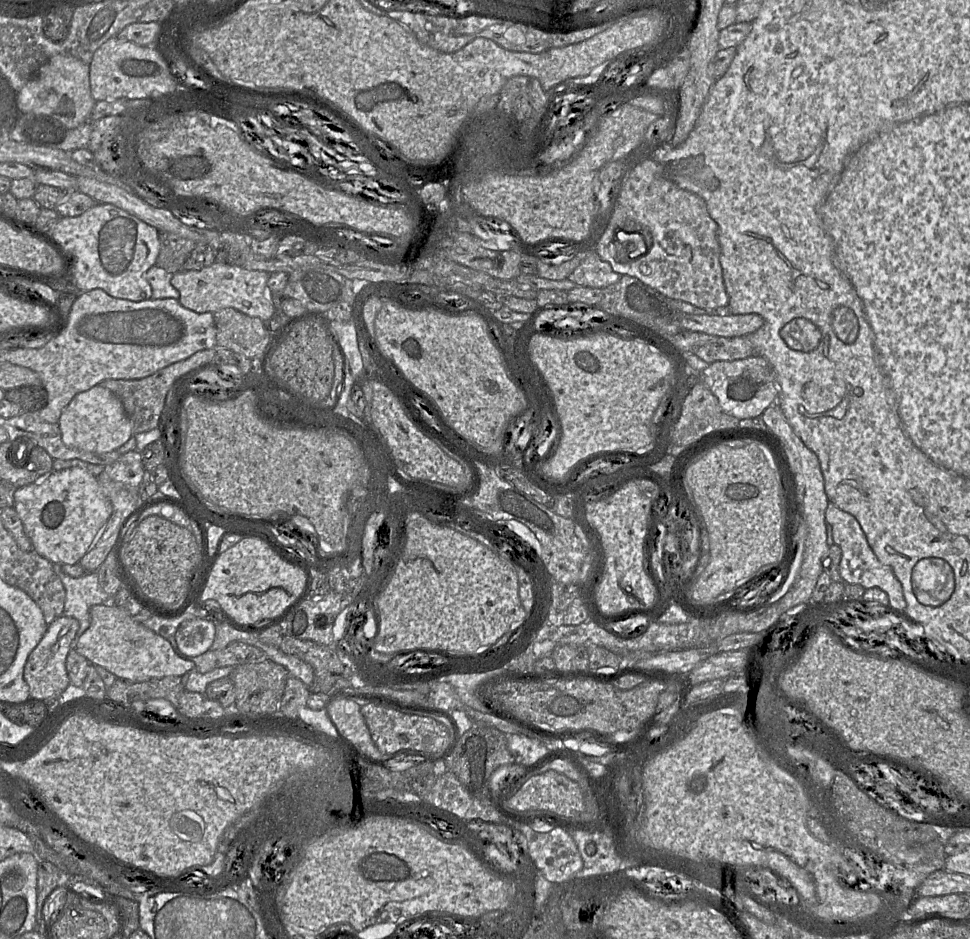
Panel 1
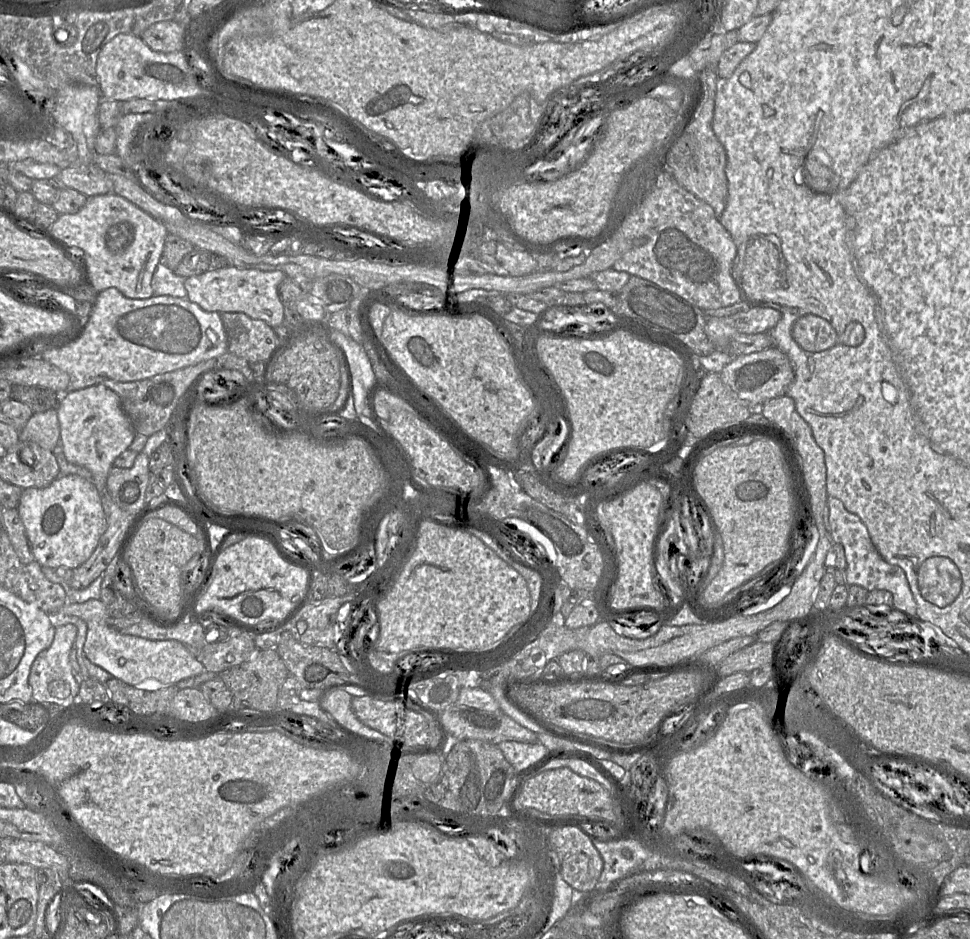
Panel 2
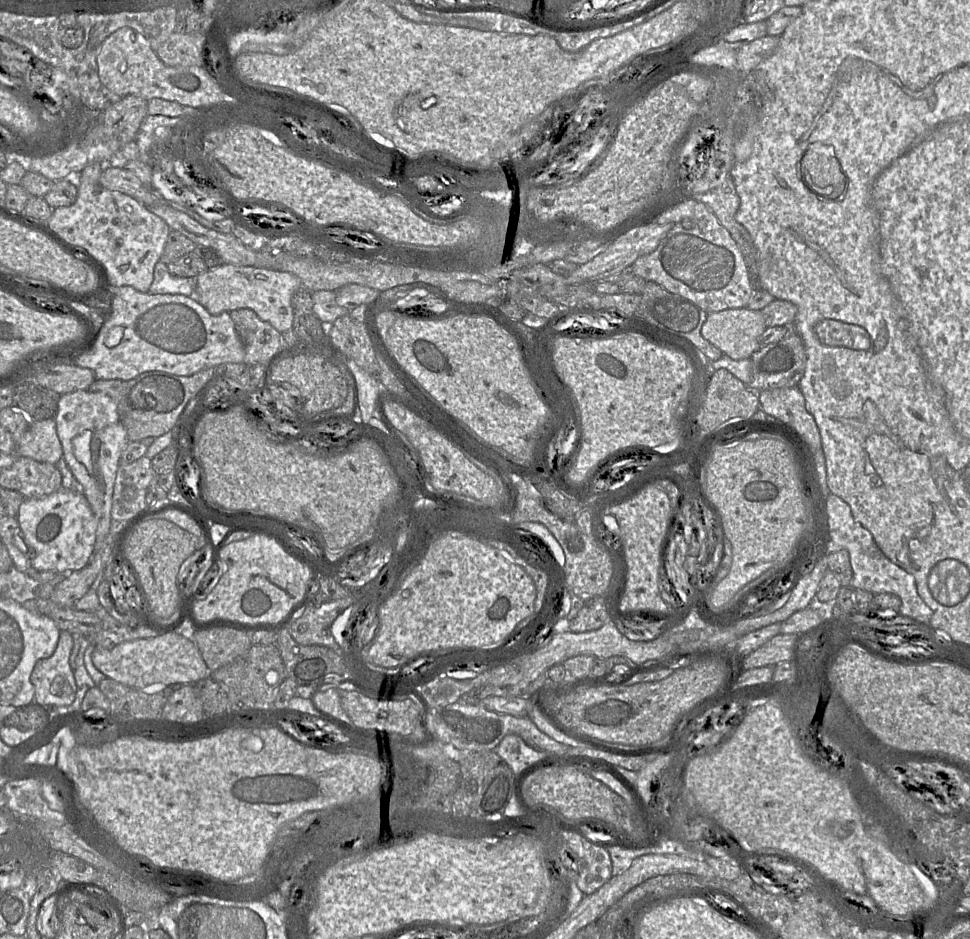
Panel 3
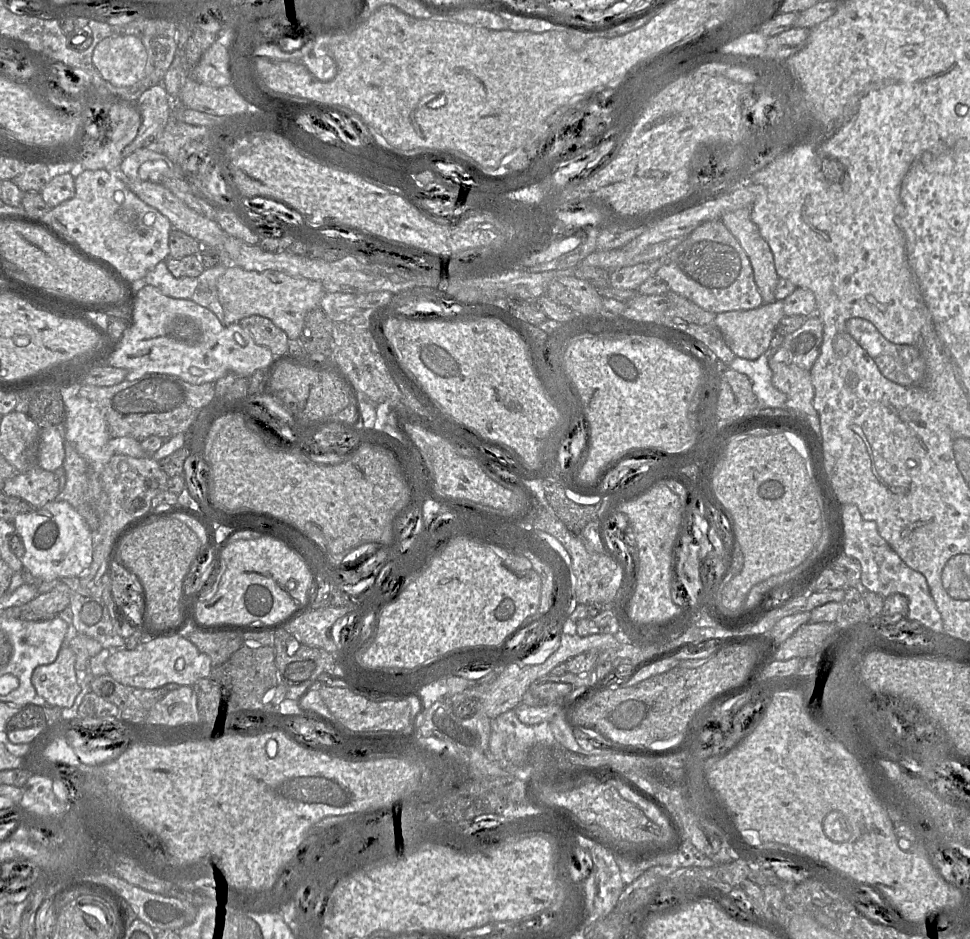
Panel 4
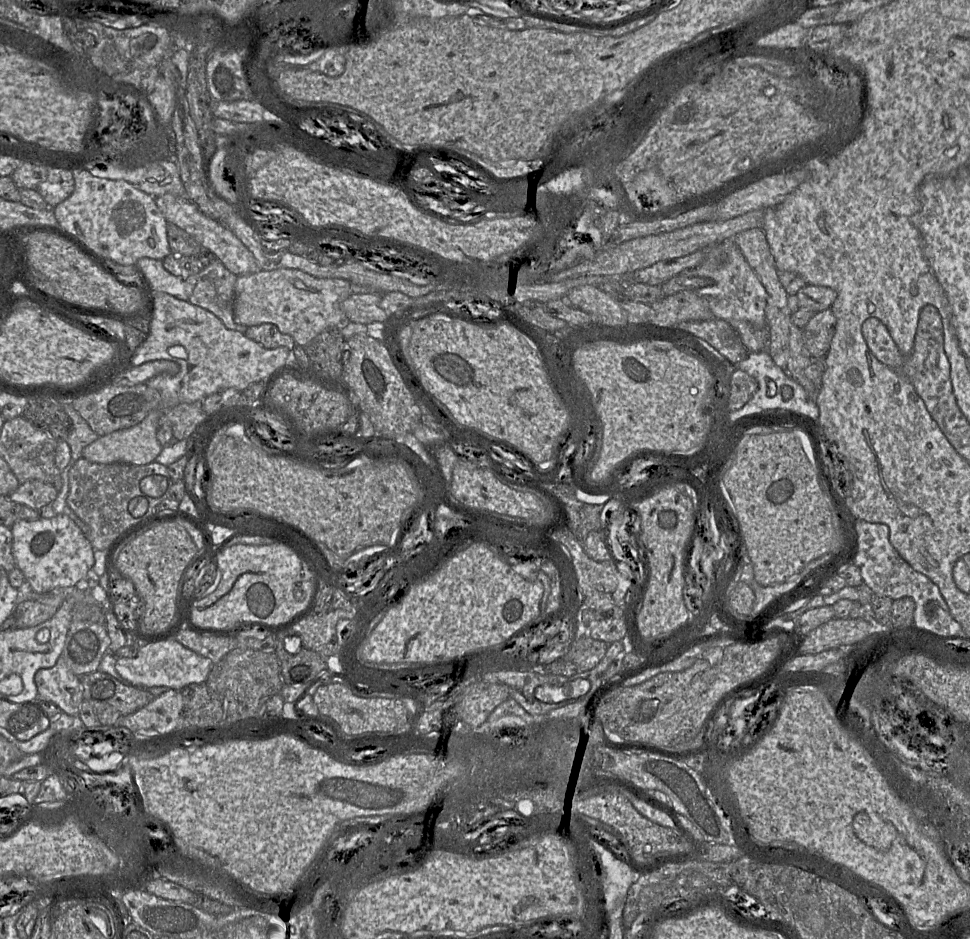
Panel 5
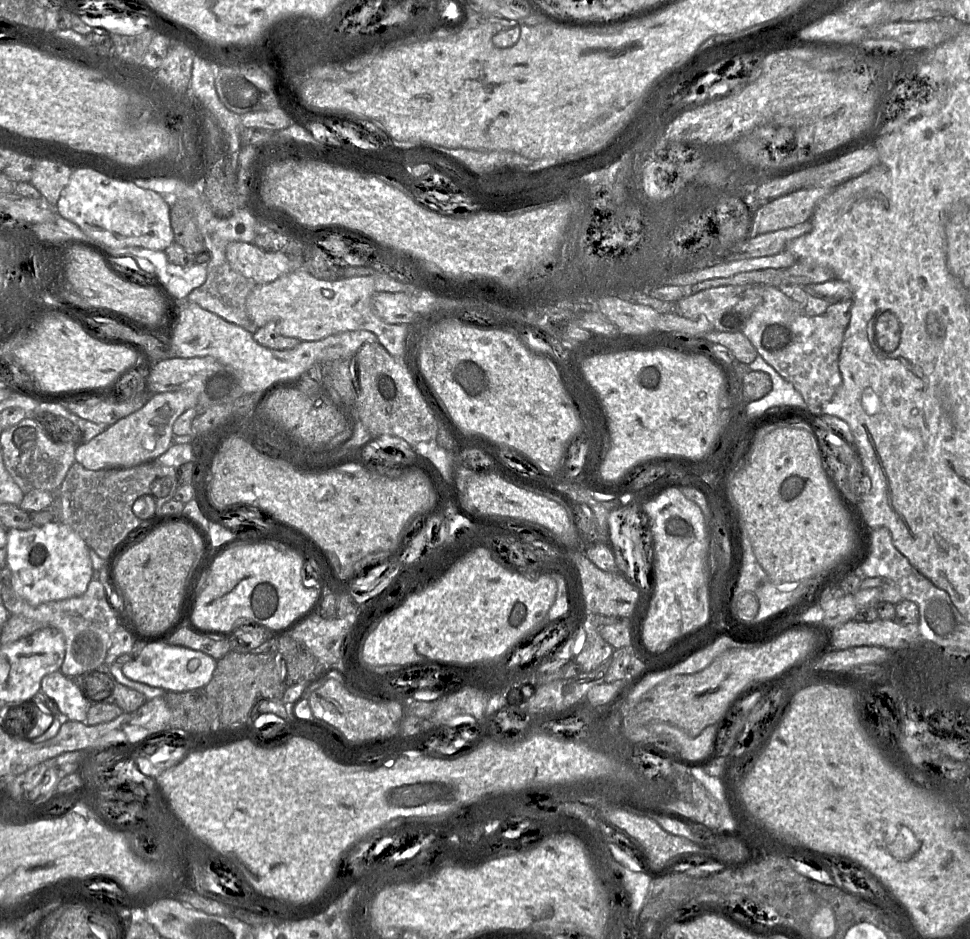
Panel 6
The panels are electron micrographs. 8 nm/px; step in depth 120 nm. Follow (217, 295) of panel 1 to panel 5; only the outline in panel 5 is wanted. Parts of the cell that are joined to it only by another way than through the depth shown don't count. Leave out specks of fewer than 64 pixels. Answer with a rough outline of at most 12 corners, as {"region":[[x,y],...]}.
{"region":[[299,269],[239,275],[234,321],[305,347],[351,322],[348,280]]}

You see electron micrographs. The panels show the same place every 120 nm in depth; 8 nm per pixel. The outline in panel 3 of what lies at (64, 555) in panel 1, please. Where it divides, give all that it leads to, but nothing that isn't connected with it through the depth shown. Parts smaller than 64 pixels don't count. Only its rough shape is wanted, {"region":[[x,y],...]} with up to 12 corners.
{"region":[[80,490],[24,499],[17,520],[33,568],[90,562],[97,521]]}

